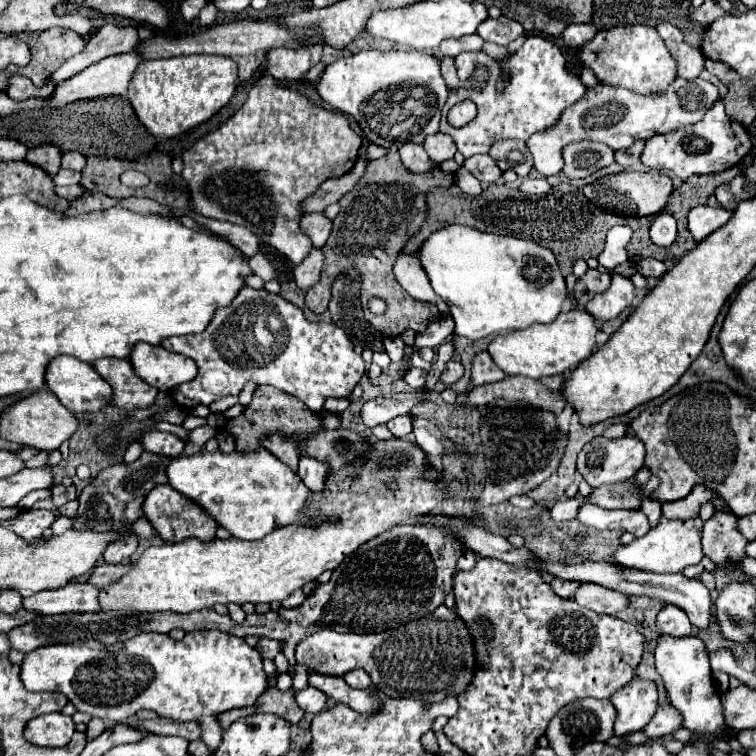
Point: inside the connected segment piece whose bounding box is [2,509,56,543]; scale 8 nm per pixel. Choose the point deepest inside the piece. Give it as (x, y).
(30, 524)

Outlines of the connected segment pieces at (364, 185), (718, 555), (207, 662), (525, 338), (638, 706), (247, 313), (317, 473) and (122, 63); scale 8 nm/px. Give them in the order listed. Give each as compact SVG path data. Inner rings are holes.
M390 149L384 157L376 161L368 161L362 179L338 203L340 213L332 219L330 237L326 245L322 247L322 253L324 253L322 275L318 285L306 293L304 305L312 313L322 315L328 309L330 289L334 279L346 273L350 267L356 267L362 277L360 301L364 307L364 315L374 329L378 329L382 335L392 335L392 337L400 335L406 329L424 333L432 321L440 319L440 313L436 305L418 301L410 297L404 289L396 289L396 277L392 273L392 265L398 253L402 251L404 243L408 241L408 237L412 237L420 229L426 217L424 191L436 185L450 185L450 183L454 183L454 175L444 173L440 167L426 173L408 171L402 165L396 149ZM374 295L382 297L388 303L388 311L384 315L372 315L368 311L366 303Z
M716 511L702 527L702 549L718 569L736 565L746 557L748 541L742 537L732 513Z
M222 631L188 633L182 641L174 641L168 635L160 633L144 633L128 641L128 651L114 645L100 645L98 641L46 645L24 655L24 661L20 665L20 679L28 691L64 693L78 711L100 717L108 725L122 723L128 717L136 715L136 711L140 709L152 709L158 715L176 721L200 721L200 725L204 725L202 741L210 749L218 749L222 741L220 725L216 725L216 713L254 705L260 693L264 693L264 689L268 687L260 653L242 637L234 637Z
M572 309L560 313L552 323L536 323L516 333L498 335L488 345L488 353L506 375L524 375L530 379L540 379L544 375L566 375L590 357L590 353L594 353L598 331L600 329L594 317L582 309Z
M634 677L624 689L616 691L610 699L614 701L614 707L618 711L614 735L620 739L642 731L658 707L658 691L654 681L642 677Z
M242 287L228 307L216 309L202 333L170 337L162 347L182 353L198 365L196 379L172 389L174 401L184 409L210 405L222 395L240 395L244 385L254 381L256 385L274 385L298 395L310 409L320 411L328 397L348 397L366 371L362 355L354 353L344 329L326 321L306 321L304 313L280 295L250 287ZM212 369L226 375L226 389L208 391L202 387L204 373Z
M304 457L304 459L300 459L298 475L310 491L320 493L320 491L324 491L324 485L326 485L328 467L320 465L320 461L312 461L312 457Z
M140 51L120 53L120 55L116 55L116 57L106 57L104 61L98 61L96 65L90 65L88 69L84 69L84 73L76 75L76 77L70 77L68 81L64 81L64 85L56 85L50 107L68 105L70 101L80 101L80 99L96 99L96 97L110 97L110 95L126 95L128 83L130 83L134 71L138 69L138 65L140 65L142 61L144 61L144 59L142 59Z

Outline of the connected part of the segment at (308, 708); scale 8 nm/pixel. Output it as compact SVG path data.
M306 687L306 689L302 689L302 691L296 693L296 703L298 703L298 707L300 707L304 713L316 715L316 713L320 713L320 711L324 709L324 705L326 705L326 695L320 693L320 691L314 689L314 687Z

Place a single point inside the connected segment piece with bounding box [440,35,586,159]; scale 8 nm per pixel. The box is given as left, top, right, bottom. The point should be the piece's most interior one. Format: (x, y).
(539, 88)

